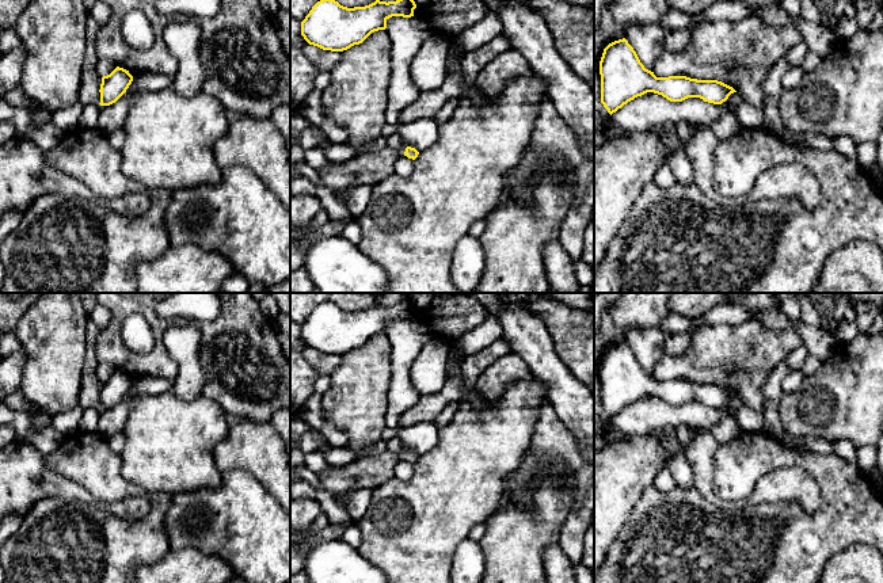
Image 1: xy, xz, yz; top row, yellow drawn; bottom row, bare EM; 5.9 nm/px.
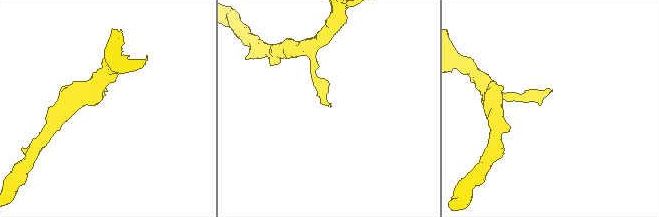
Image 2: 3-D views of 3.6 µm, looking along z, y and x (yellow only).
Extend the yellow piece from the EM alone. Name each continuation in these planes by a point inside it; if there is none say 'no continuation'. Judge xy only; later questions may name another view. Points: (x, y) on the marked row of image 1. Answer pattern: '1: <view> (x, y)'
no continuation

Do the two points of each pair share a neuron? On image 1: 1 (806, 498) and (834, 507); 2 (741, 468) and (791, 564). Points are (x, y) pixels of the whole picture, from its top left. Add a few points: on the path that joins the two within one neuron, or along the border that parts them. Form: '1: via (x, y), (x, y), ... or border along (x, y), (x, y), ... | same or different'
1: border along (807, 472), (819, 492), (818, 507), (811, 514) | different
2: via (741, 500), (753, 514), (788, 517), (791, 532) | same

